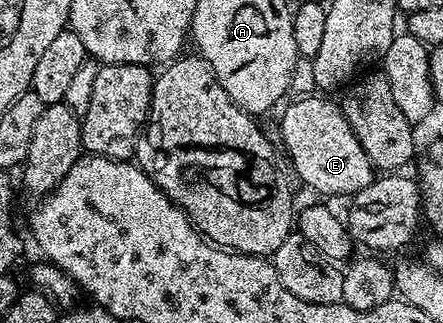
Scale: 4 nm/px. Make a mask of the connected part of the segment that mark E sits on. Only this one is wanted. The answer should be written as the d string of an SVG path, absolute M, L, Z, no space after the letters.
M328 96L297 97L295 100L292 100L296 102L290 103L288 107L286 107L287 105L283 107L283 110L285 109L284 115L282 115L280 118L280 136L284 140L284 146L285 146L285 147L283 146L283 149L286 151L286 158L287 161L290 163L290 166L291 166L290 161L292 161L292 166L294 169L296 169L297 176L300 177L301 180L304 181L305 184L308 185L310 189L317 190L317 192L320 194L345 194L345 196L351 196L353 194L357 194L358 191L361 190L362 188L366 188L367 186L369 186L371 182L375 182L378 177L378 174L377 171L374 169L371 160L368 159L366 152L362 148L362 144L358 142L358 136L356 136L352 131L352 129L350 128L350 124L346 120L346 116L344 115L343 109L341 109L341 107L337 105L337 103L335 106L335 104L332 103L331 100L328 98L331 97Z

